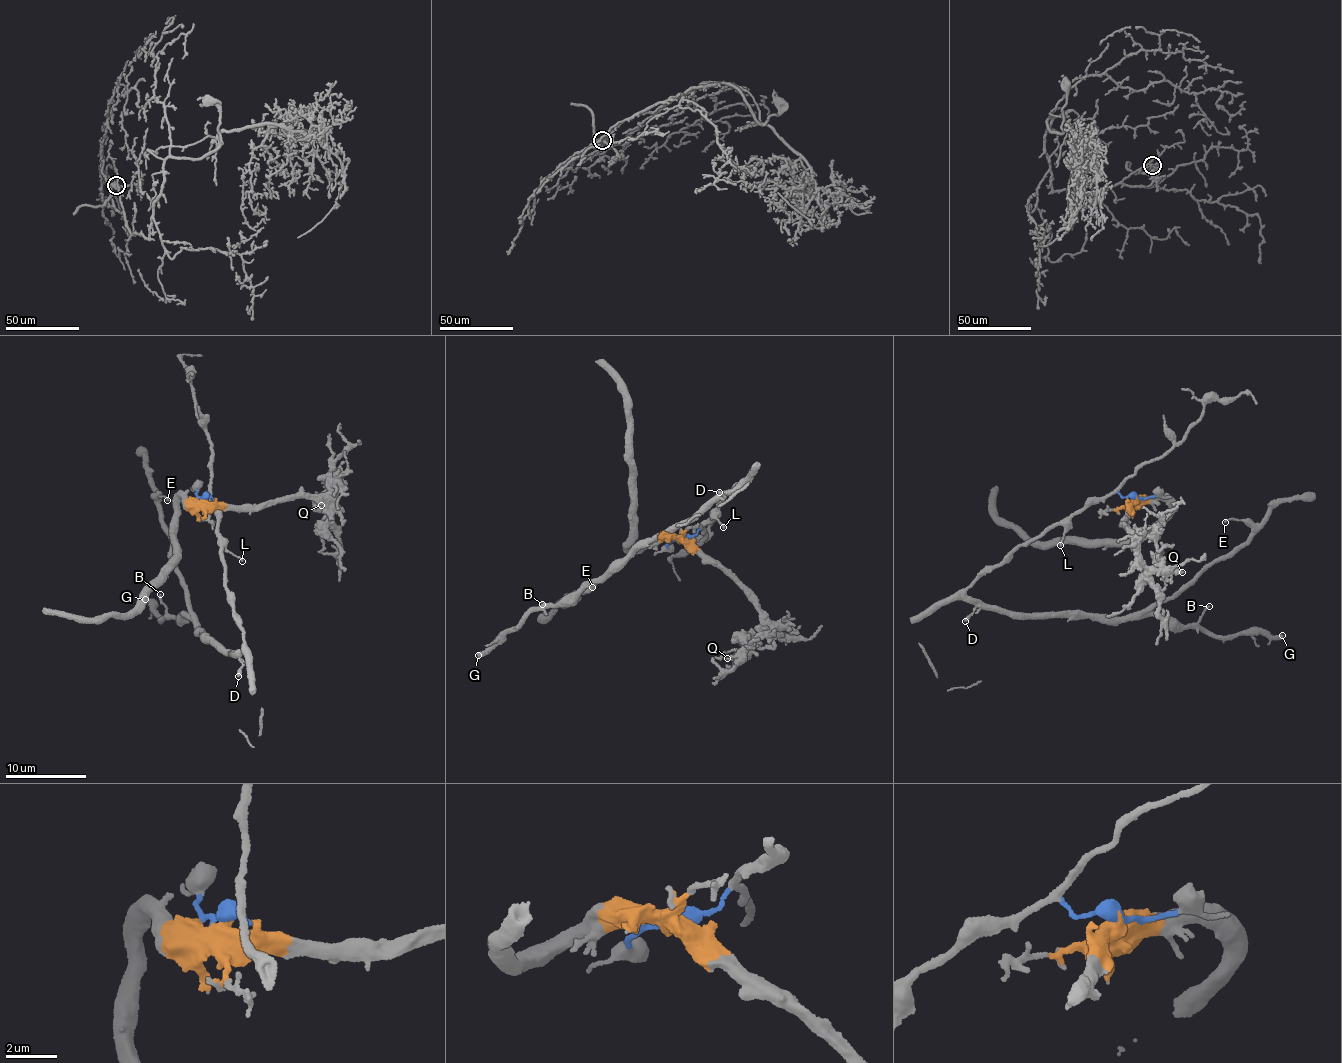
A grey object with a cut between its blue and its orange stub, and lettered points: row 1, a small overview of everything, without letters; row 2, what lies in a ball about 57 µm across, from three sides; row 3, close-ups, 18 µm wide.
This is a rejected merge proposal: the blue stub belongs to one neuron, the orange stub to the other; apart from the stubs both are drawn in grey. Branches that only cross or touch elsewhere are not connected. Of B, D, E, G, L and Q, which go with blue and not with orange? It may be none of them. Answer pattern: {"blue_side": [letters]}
{"blue_side": ["B", "D", "E", "G", "L"]}

